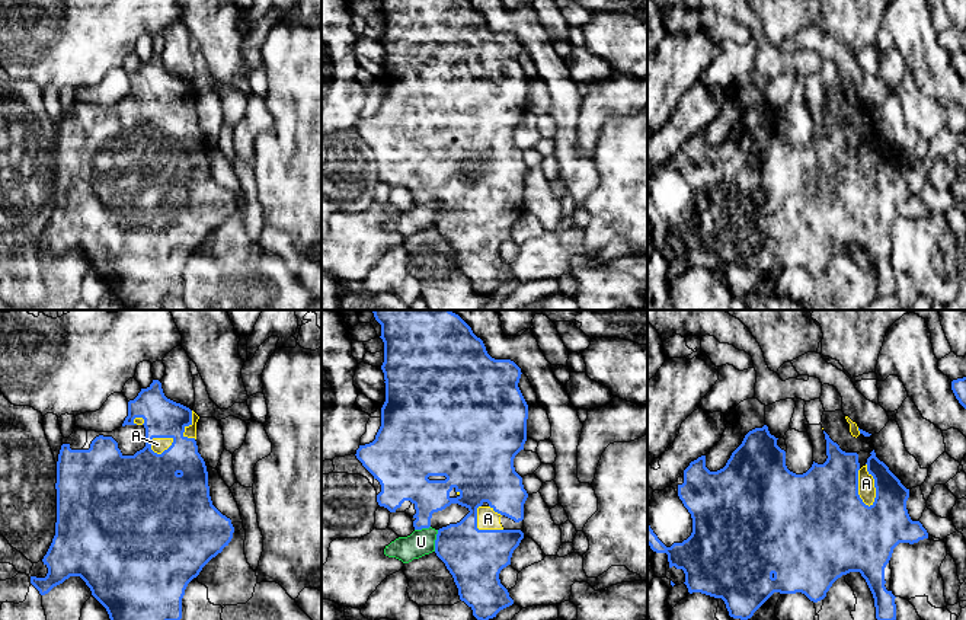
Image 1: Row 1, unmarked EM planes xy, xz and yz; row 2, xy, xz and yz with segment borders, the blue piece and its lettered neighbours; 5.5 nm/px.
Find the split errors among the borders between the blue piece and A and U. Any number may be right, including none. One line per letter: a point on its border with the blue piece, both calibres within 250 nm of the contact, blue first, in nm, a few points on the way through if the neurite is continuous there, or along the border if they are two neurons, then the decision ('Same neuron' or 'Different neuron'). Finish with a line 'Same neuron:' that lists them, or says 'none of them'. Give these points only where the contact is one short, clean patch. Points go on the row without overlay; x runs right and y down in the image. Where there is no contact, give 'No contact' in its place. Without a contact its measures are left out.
A: Touches blue at yz (875, 159). Thickness 300 nm (blue) against 100 nm. Same neuron
U: Touches blue at xz (435, 214). Thickness 320 nm (blue) against 140 nm. Different neuron
Same neuron: A

